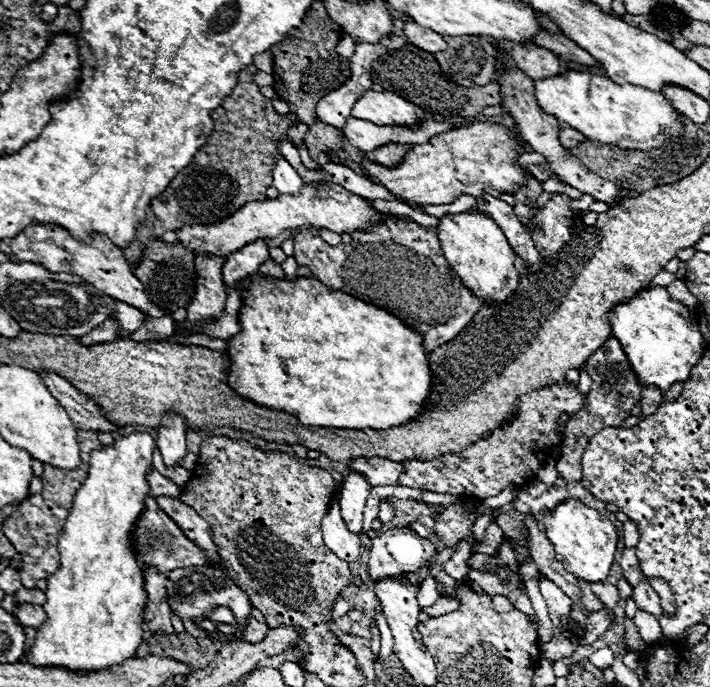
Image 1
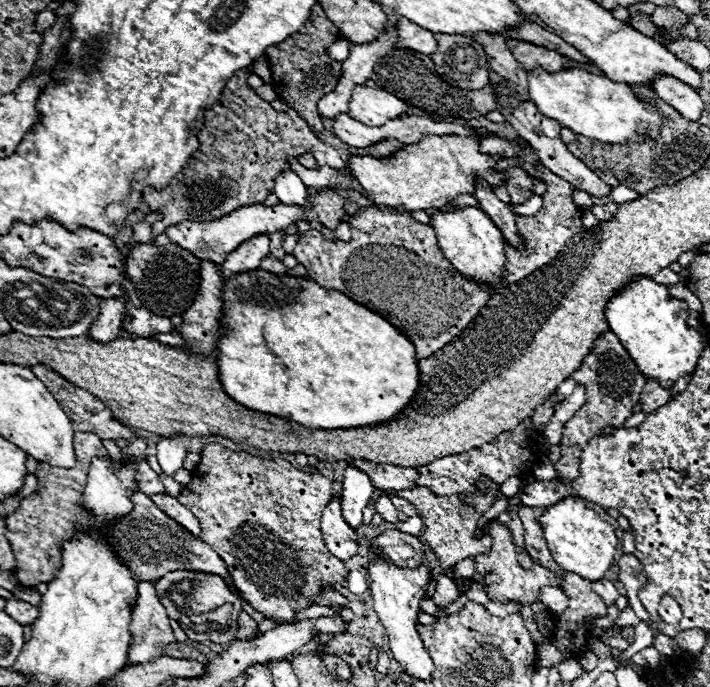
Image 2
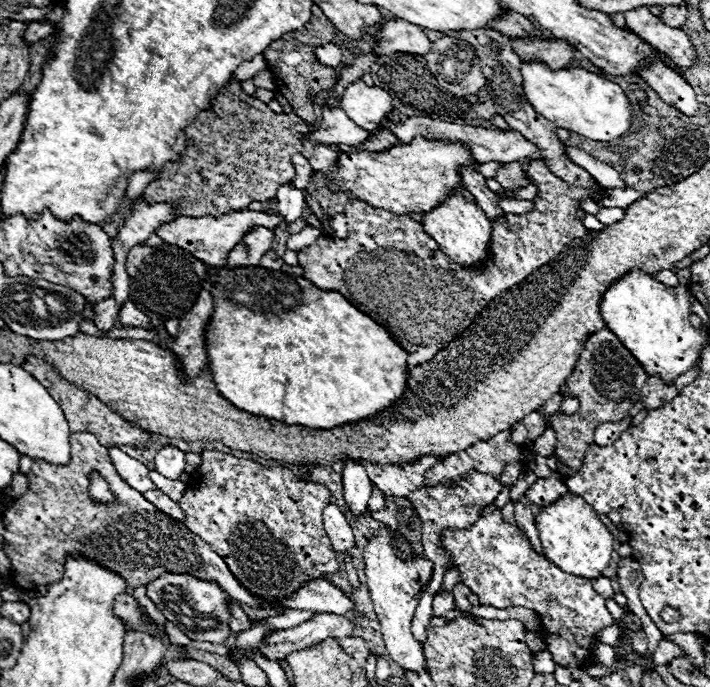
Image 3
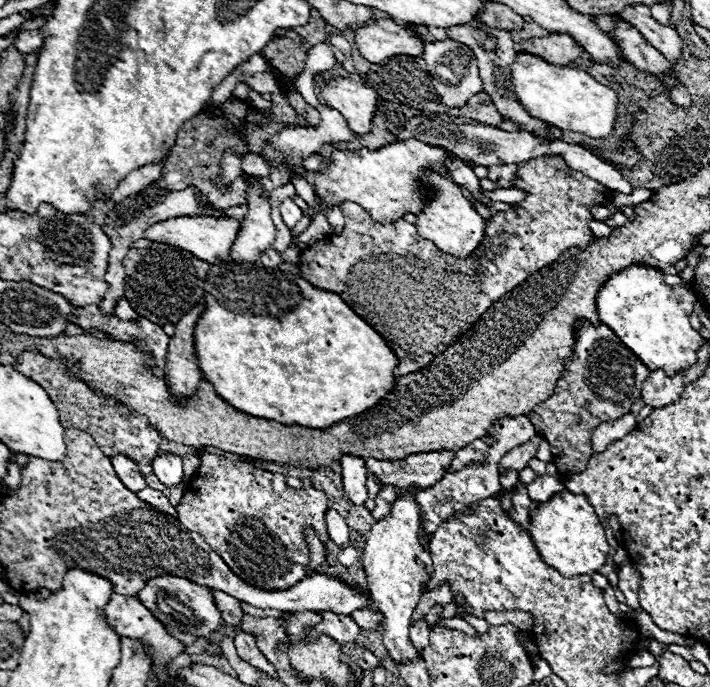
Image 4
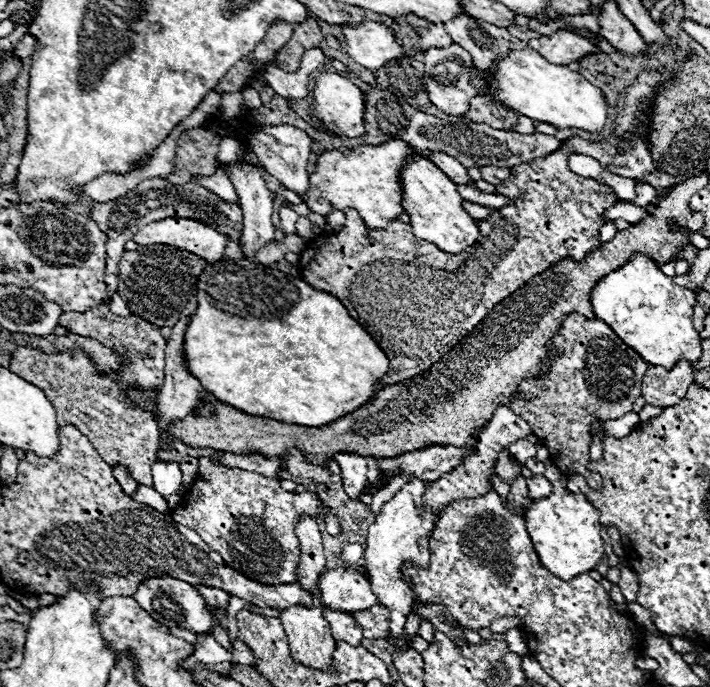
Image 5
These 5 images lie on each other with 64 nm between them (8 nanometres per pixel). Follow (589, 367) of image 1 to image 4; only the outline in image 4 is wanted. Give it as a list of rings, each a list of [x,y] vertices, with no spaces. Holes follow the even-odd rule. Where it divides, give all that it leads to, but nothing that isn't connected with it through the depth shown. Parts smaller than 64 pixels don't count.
[[[578,320],[576,332],[574,332],[574,352],[572,358],[564,364],[562,376],[556,382],[554,392],[550,394],[548,400],[544,400],[542,404],[536,404],[526,416],[532,420],[536,428],[536,432],[546,438],[550,442],[552,454],[556,460],[552,460],[558,466],[558,472],[564,476],[572,476],[578,474],[586,468],[590,454],[592,454],[592,430],[606,420],[616,420],[624,414],[630,412],[630,406],[634,404],[636,398],[640,398],[640,390],[644,384],[644,378],[648,378],[648,368],[640,362],[640,358],[622,344],[622,340],[606,326],[606,324],[598,324],[594,326],[588,320]]]

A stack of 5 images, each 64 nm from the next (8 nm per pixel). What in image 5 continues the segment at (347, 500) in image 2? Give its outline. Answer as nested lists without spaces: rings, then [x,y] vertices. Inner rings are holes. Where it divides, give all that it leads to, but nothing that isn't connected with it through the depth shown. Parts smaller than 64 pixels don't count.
[[[334,454],[332,456],[336,460],[336,464],[340,466],[342,472],[342,482],[344,482],[344,492],[358,500],[364,486],[366,486],[366,460],[360,458],[358,454]]]

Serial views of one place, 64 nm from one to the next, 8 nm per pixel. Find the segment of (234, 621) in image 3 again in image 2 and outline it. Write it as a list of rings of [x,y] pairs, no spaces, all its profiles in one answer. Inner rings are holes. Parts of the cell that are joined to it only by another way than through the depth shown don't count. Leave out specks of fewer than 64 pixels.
[[[240,612],[238,614],[238,620],[236,620],[236,638],[238,640],[248,640],[256,634],[256,622],[246,614],[246,612]]]

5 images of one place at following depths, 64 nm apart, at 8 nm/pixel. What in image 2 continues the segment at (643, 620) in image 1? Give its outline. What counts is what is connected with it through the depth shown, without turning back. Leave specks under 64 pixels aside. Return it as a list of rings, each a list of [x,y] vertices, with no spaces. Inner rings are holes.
[[[640,622],[640,624],[636,626],[636,636],[634,636],[634,642],[630,644],[630,648],[628,648],[626,652],[622,652],[622,656],[618,656],[618,660],[628,660],[630,656],[634,656],[636,652],[640,652],[642,648],[652,646],[652,642],[654,642],[654,636],[652,636],[650,628],[648,628],[644,622]]]

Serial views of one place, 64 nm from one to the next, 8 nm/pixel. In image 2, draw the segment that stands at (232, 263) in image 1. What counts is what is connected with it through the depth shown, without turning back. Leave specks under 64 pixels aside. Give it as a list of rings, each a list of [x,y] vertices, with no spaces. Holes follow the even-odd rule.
[[[258,234],[254,238],[248,238],[248,242],[242,242],[232,254],[228,254],[226,262],[222,264],[222,276],[228,278],[228,274],[236,274],[240,270],[256,270],[260,268],[262,258],[268,254],[270,236]]]

